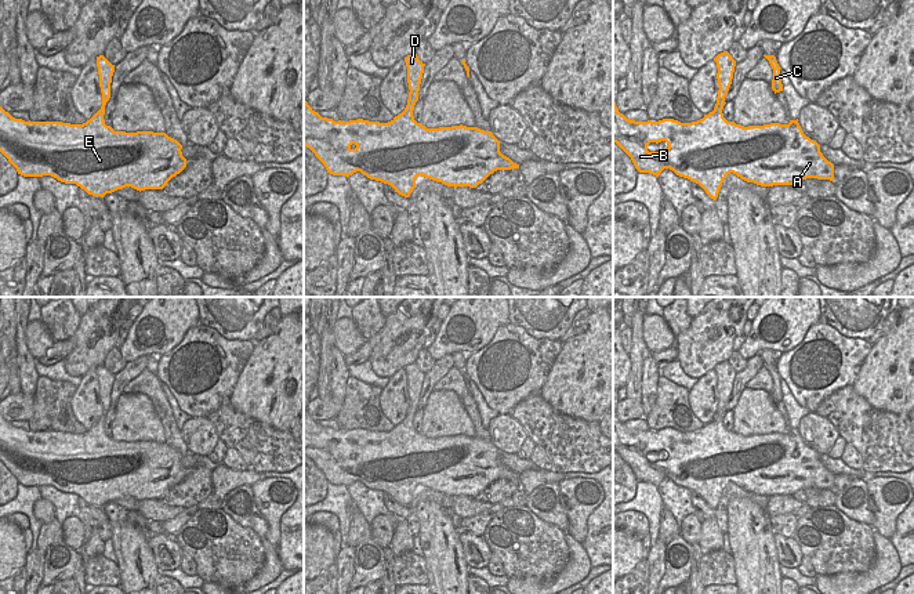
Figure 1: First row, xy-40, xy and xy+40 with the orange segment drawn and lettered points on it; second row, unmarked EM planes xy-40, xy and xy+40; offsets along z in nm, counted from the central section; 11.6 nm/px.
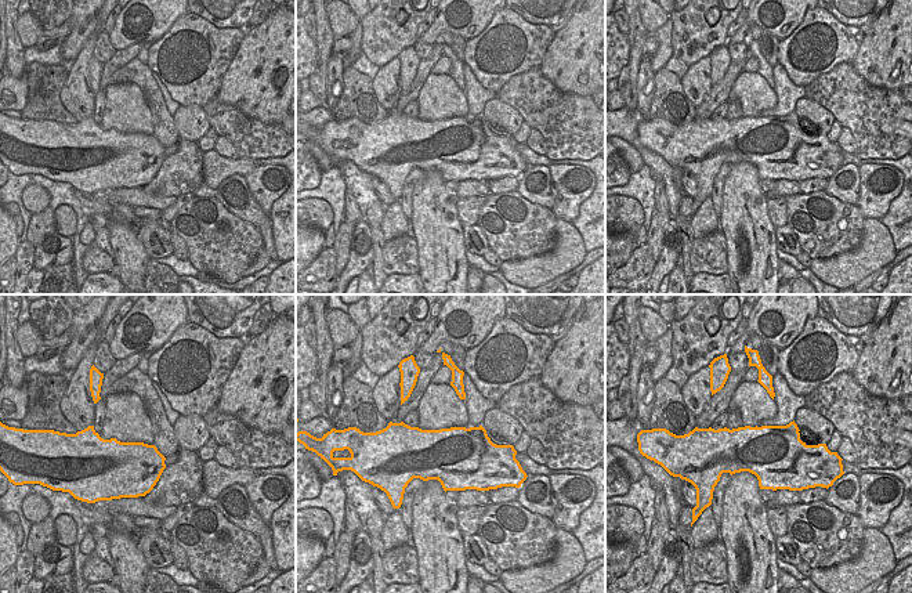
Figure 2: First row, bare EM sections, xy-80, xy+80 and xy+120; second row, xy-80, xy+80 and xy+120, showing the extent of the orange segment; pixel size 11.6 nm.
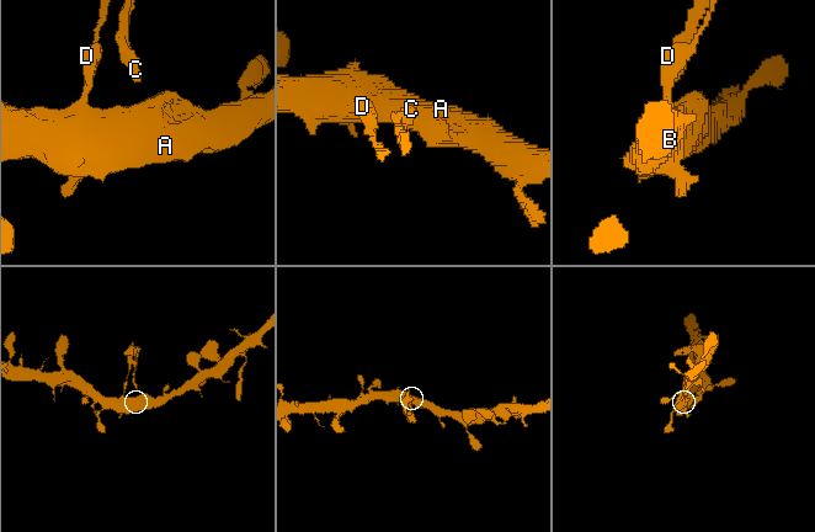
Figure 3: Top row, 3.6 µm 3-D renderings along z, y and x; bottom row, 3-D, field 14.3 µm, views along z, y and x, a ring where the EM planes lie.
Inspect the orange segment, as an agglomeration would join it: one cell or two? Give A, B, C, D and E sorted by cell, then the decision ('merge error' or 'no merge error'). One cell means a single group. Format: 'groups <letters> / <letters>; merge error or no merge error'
groups A B E / C D; merge error

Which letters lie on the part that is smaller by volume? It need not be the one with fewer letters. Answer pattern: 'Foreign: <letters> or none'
Foreign: C, D

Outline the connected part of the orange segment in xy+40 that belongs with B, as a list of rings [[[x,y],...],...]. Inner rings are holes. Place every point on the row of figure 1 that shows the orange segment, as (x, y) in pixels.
[[[717,99],[714,111],[697,122],[681,123],[674,119],[635,122],[620,113],[613,102],[613,142],[631,157],[639,173],[659,177],[664,169],[670,169],[677,175],[699,184],[714,200],[730,173],[761,186],[794,185],[806,178],[834,182],[834,164],[823,156],[820,145],[804,134],[798,119],[790,120],[788,124],[770,123],[744,127],[728,122],[722,109],[722,99]],[[661,141],[668,144],[665,151],[648,151],[650,142]]]

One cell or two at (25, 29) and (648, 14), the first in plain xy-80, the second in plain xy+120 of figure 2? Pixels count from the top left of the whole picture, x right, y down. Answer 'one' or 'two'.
one

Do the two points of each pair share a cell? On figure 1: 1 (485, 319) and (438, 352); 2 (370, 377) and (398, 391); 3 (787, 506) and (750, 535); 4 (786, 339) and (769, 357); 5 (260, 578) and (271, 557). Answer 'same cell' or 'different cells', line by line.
1: same cell
2: different cells
3: different cells
4: different cells
5: same cell

